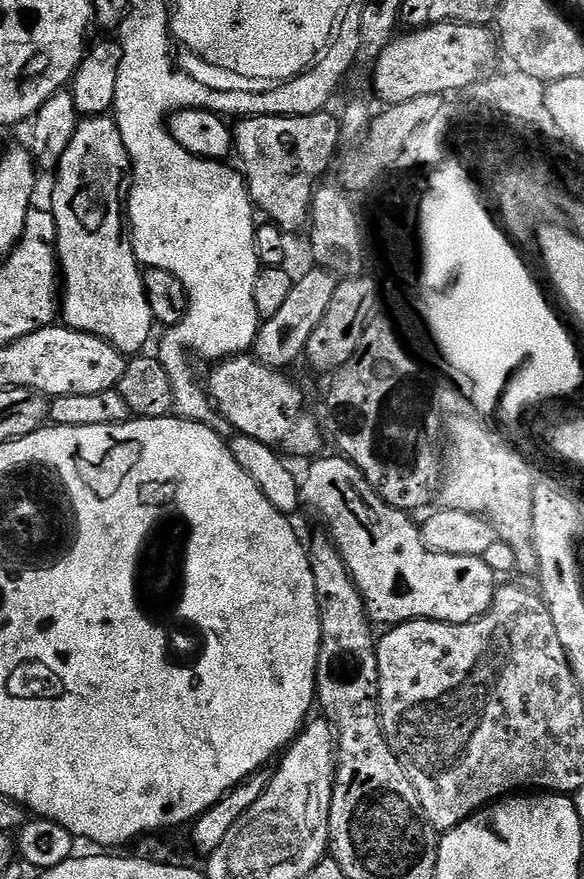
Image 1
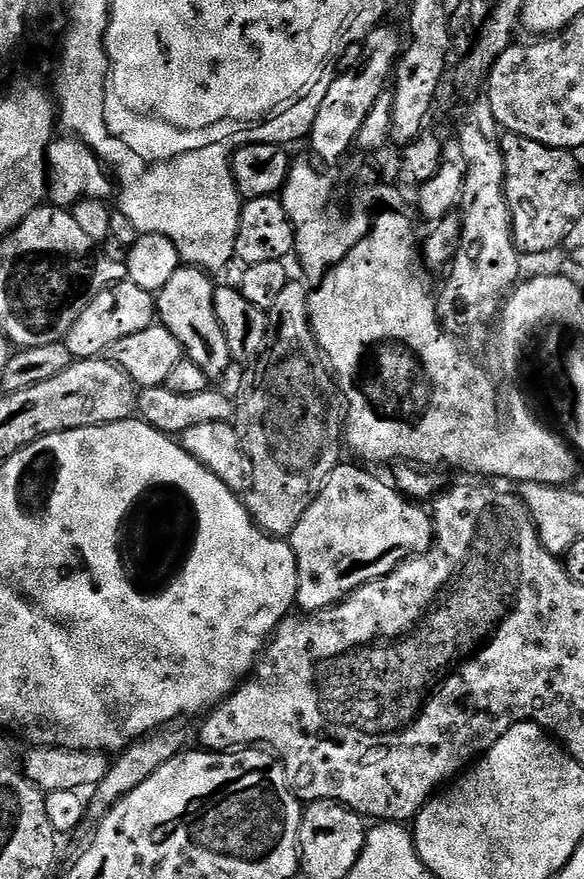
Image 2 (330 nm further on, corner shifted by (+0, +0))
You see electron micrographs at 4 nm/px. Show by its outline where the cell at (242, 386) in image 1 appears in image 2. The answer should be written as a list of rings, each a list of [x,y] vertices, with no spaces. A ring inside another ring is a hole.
[[[181,266],[162,286],[155,302],[159,323],[168,328],[174,338],[178,338],[187,359],[198,362],[198,366],[202,366],[202,370],[209,377],[216,378],[227,370],[232,360],[231,352],[227,348],[227,336],[223,332],[223,326],[217,323],[215,310],[207,299],[188,300],[188,292],[211,293],[214,288],[212,280],[213,277],[202,268]]]

